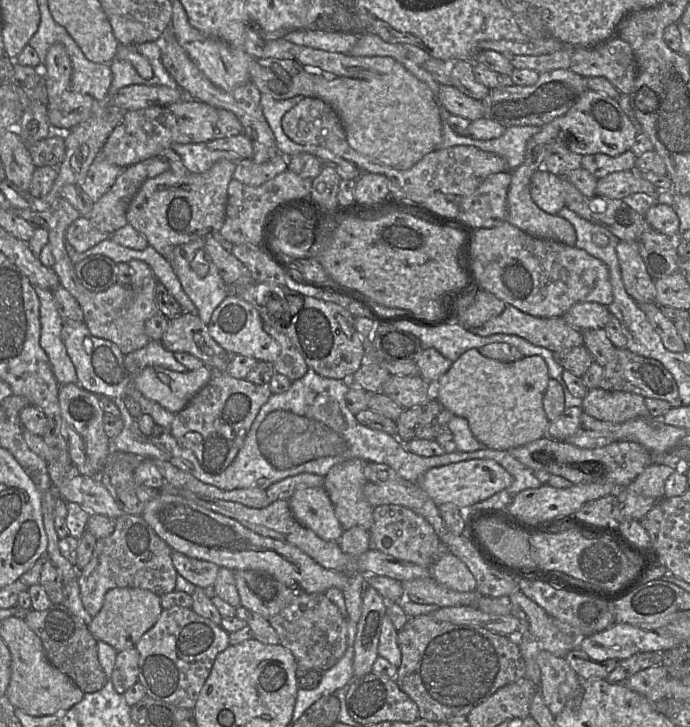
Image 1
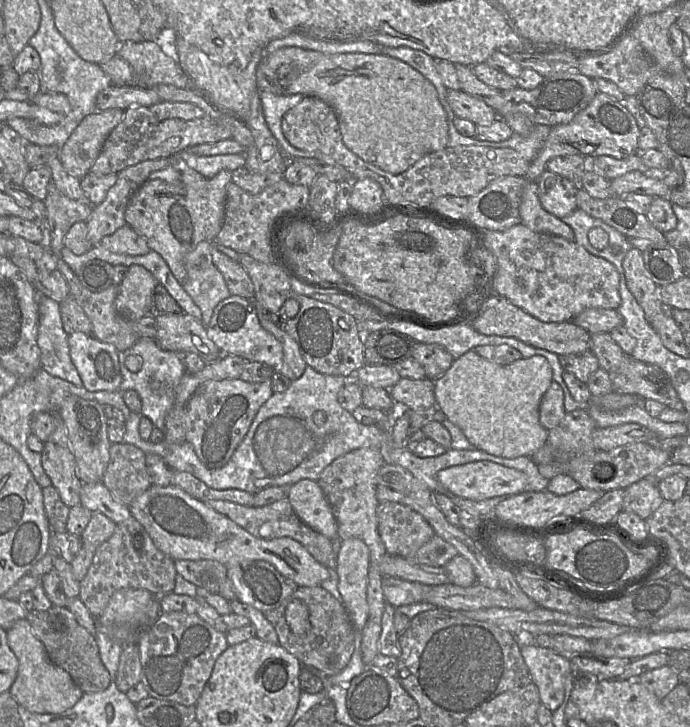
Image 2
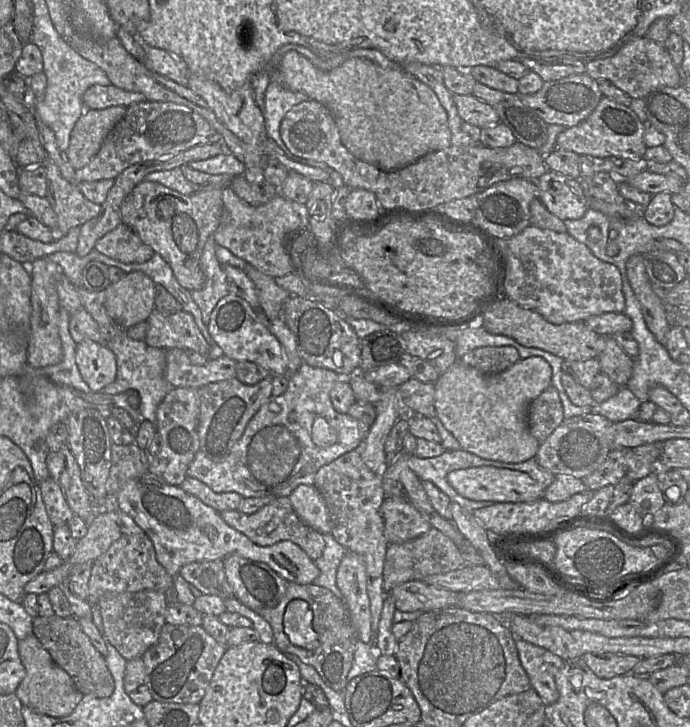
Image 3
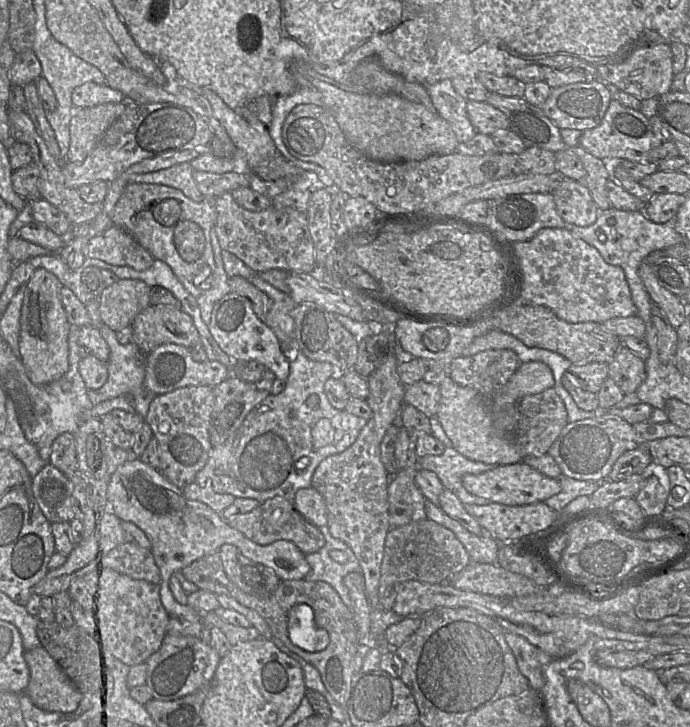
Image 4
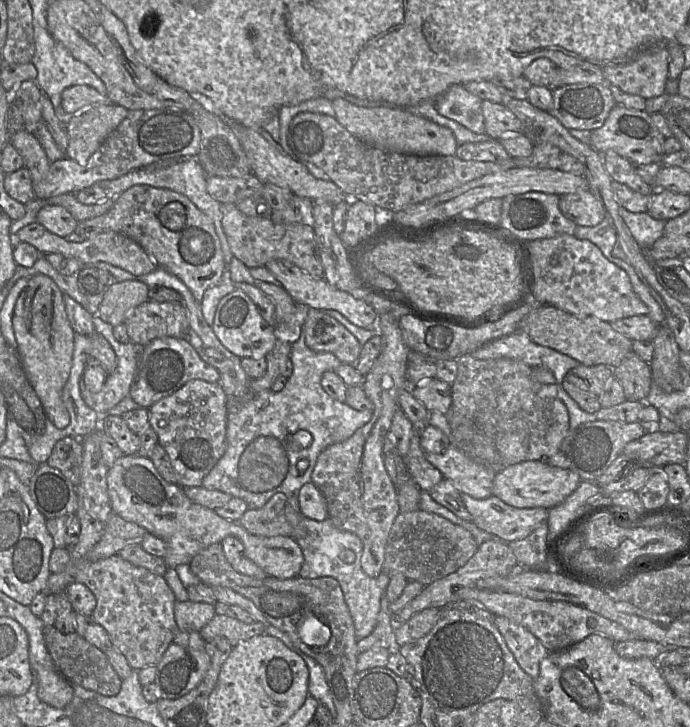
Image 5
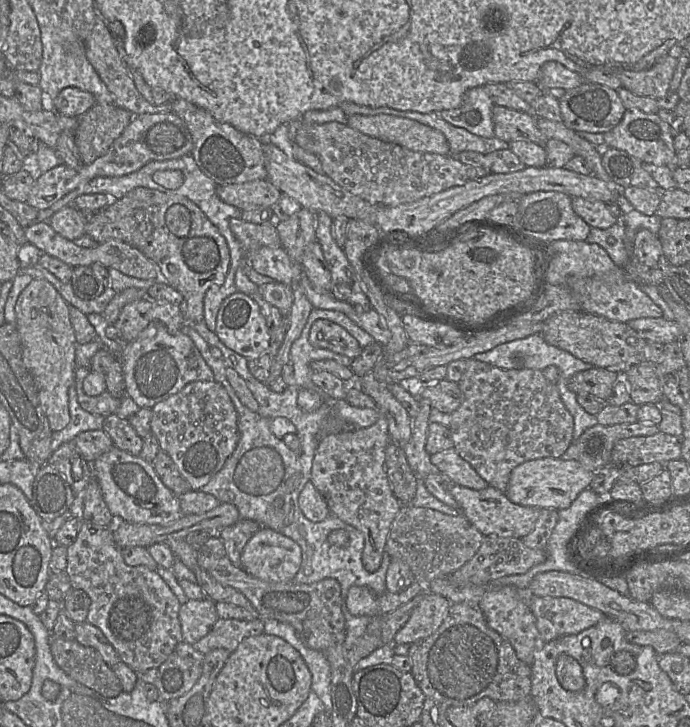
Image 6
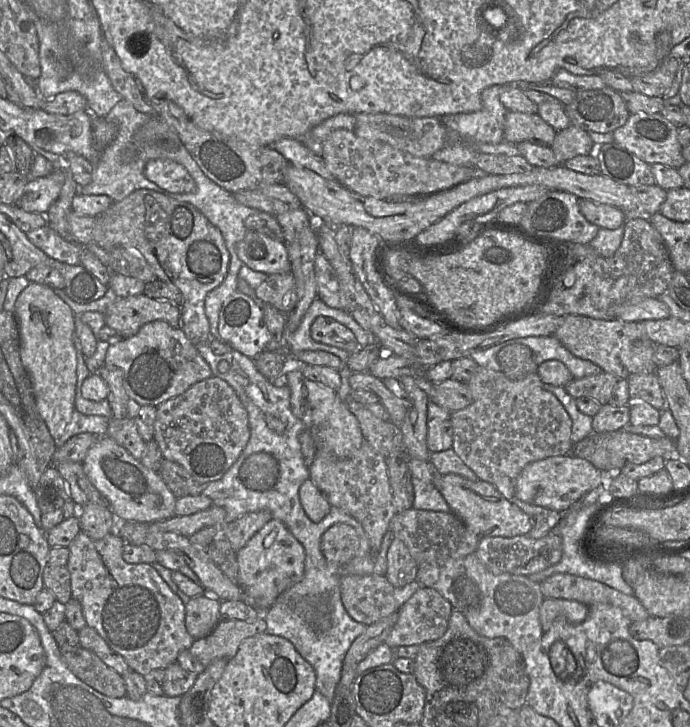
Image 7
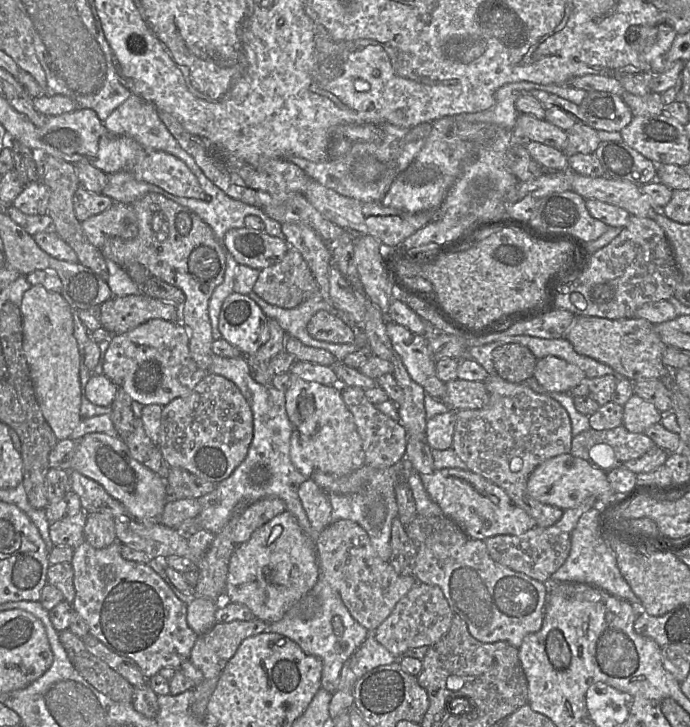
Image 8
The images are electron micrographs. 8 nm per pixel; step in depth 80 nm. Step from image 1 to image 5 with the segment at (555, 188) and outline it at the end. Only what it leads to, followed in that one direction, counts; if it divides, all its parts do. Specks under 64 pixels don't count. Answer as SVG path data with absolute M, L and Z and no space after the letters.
M589 191L559 195L562 214L578 226L594 227L605 218L603 205Z

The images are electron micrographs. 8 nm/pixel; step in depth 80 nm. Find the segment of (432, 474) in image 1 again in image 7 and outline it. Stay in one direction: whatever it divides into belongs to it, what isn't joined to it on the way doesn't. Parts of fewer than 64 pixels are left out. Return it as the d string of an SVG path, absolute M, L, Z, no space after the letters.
M570 454L552 456L528 463L516 482L516 497L529 504L565 513L587 491L600 483L601 471L585 459Z

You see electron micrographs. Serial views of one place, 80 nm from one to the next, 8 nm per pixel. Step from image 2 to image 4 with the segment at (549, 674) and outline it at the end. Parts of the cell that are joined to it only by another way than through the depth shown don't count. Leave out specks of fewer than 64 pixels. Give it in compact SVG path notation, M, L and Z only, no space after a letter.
M506 632L505 639L520 672L529 681L530 690L540 692L545 685L544 670L554 658L517 634Z

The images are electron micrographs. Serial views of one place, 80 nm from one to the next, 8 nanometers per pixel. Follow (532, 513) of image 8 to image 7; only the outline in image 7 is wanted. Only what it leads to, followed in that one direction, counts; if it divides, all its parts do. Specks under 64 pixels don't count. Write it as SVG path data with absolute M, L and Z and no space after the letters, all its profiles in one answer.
M479 366L467 385L473 401L466 408L451 413L452 449L479 479L495 486L532 519L532 529L525 535L542 538L559 523L562 514L518 499L517 478L528 463L564 456L571 450L572 420L557 397L543 388L544 383L537 373L522 380L510 380L501 371Z

